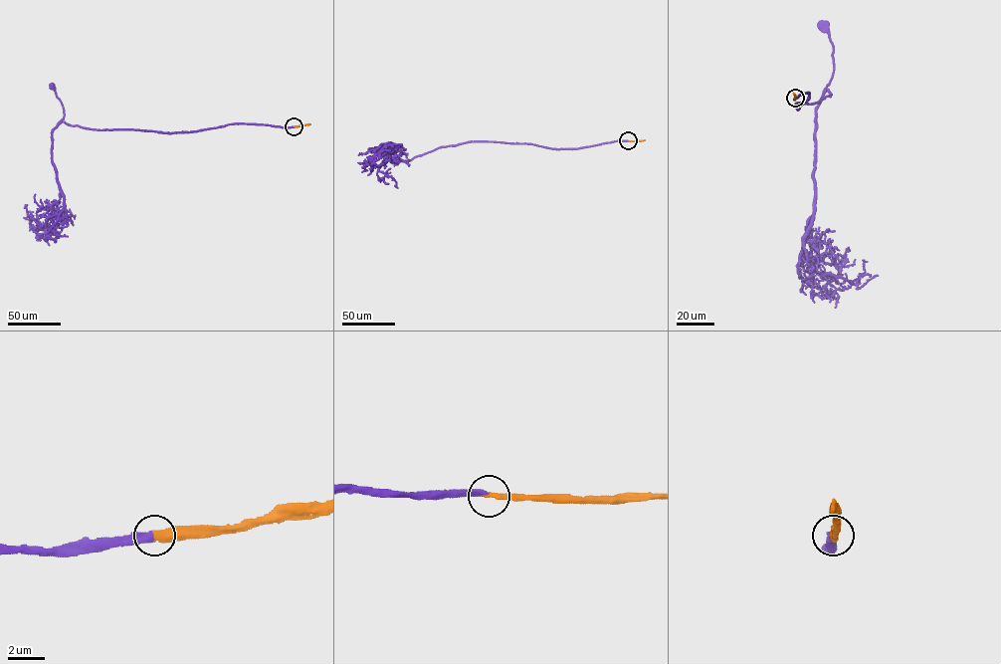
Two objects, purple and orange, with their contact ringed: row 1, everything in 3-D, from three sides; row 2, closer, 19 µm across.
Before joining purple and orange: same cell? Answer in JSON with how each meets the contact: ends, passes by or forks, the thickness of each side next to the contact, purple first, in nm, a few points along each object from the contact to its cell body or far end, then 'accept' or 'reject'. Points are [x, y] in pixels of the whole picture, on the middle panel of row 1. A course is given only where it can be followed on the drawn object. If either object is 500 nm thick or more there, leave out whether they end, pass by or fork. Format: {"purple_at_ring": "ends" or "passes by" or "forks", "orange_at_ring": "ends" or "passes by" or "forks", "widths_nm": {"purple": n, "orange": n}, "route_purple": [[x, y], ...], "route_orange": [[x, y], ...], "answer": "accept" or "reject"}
{"purple_at_ring": "ends", "orange_at_ring": "ends", "widths_nm": {"purple": 360, "orange": 360}, "route_purple": [[627, 140], [575, 148], [469, 141], [441, 146], [409, 160], [394, 158], [397, 163], [386, 157]], "route_orange": [[628, 140], [644, 140]], "answer": "accept"}

